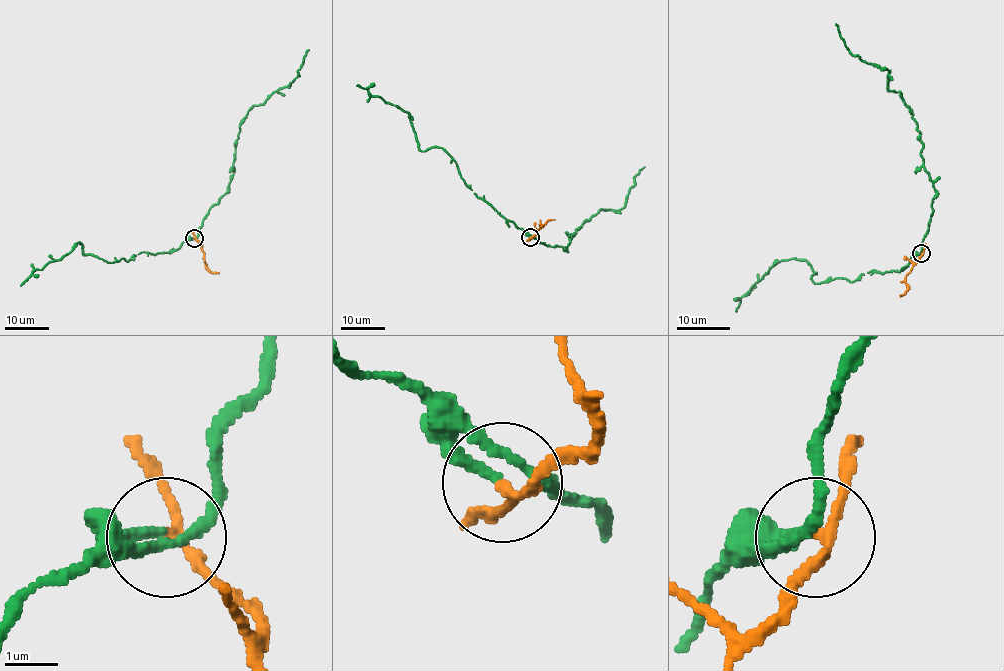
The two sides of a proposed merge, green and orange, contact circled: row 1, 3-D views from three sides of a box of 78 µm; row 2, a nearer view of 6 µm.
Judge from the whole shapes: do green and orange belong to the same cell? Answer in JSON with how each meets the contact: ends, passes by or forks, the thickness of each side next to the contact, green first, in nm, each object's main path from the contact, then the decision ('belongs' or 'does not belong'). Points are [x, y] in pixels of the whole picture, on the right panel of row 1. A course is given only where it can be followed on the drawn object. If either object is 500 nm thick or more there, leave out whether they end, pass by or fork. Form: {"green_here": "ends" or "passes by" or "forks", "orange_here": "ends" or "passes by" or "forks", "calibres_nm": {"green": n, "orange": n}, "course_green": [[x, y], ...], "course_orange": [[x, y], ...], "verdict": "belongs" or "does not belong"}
{"green_here": "ends", "orange_here": "passes by", "calibres_nm": {"green": 220, "orange": 170}, "course_green": [[921, 253], [899, 272], [854, 281], [814, 282], [806, 261], [780, 260], [736, 312]], "course_orange": [[921, 253], [922, 256], [906, 276], [907, 289], [899, 296]], "verdict": "does not belong"}

